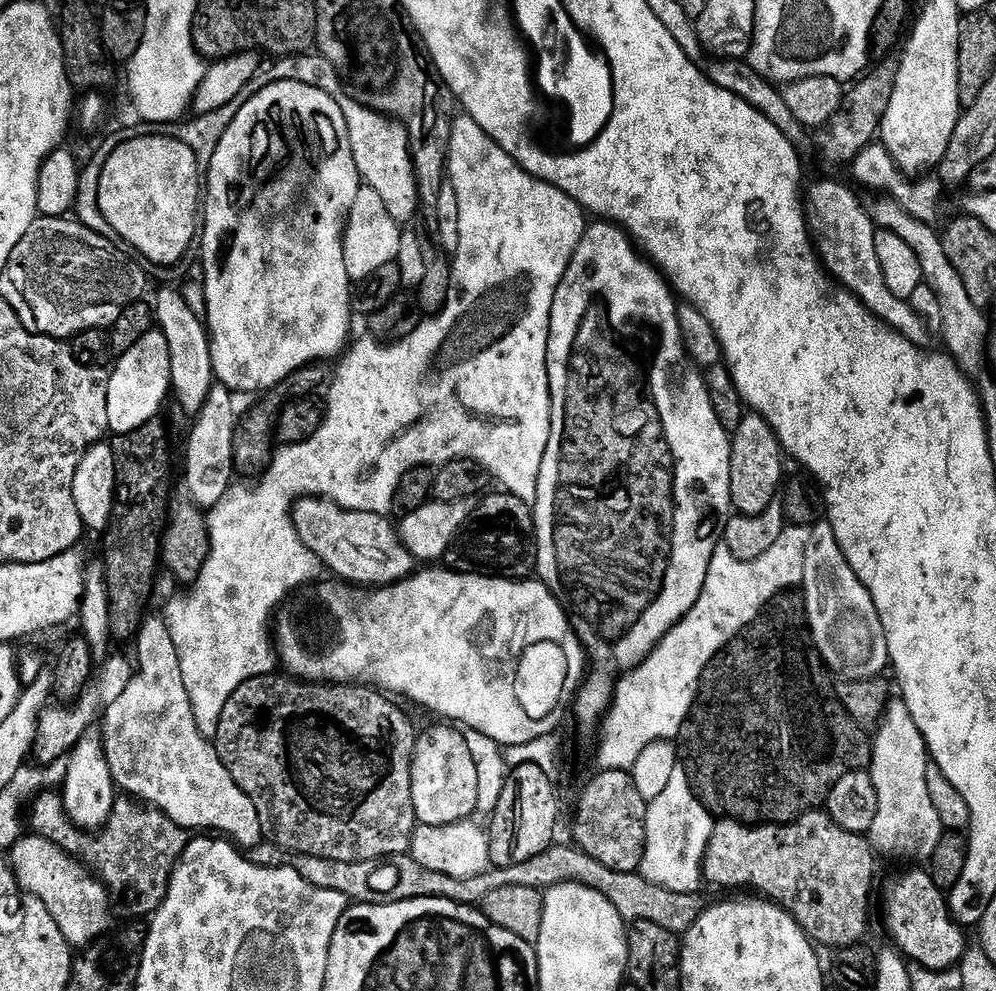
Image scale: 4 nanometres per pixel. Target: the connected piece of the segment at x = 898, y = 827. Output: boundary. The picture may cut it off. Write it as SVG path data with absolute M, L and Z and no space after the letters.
M899 698L887 701L876 729L876 744L884 748L884 760L876 760L870 767L876 791L876 812L868 826L866 839L877 857L931 861L938 842L946 835L946 829L938 810L934 810L930 792L926 790L926 770L930 767L928 748L923 742L918 743L918 726L914 726L910 710L906 710L903 700Z

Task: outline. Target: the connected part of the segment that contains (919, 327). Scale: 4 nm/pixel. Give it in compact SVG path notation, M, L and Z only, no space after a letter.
M820 180L809 192L807 189L803 205L810 239L818 253L819 263L828 275L840 287L848 289L853 296L859 298L877 320L889 324L911 344L927 345L928 328L924 325L923 318L911 308L913 305L909 301L895 296L882 278L874 250L874 238L878 229L872 223L869 209L863 208L847 186L836 180Z

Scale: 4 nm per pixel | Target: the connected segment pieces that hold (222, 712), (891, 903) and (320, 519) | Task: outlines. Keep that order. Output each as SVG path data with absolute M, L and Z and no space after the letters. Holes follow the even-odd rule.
M276 675L254 676L241 688L234 690L232 697L225 702L224 708L219 709L220 725L216 728L216 740L214 739L214 747L220 761L256 807L261 833L271 843L284 849L285 853L301 852L307 856L321 856L327 860L370 860L388 856L391 852L403 853L404 843L410 840L408 816L410 820L412 798L409 768L414 747L414 731L412 732L411 726L408 725L407 718L388 701L391 699L387 695L368 686L316 682L311 685L312 693L309 696L299 696L296 692L288 692L287 682Z
M927 871L908 872L889 882L884 892L884 924L892 935L891 943L909 961L917 960L921 969L947 973L955 969L964 956L965 929L952 919L945 893Z
M301 497L293 503L290 517L305 549L347 583L368 584L364 586L389 584L411 575L416 560L398 541L389 520L374 512L350 510L354 509L342 507L323 497ZM389 558L390 566L386 566Z

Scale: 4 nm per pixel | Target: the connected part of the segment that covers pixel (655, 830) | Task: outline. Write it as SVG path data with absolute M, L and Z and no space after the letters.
M676 778L670 780L664 792L647 808L644 816L644 850L638 865L641 875L654 885L670 891L695 895L704 882L701 867L712 838L715 817L695 798L691 788Z

